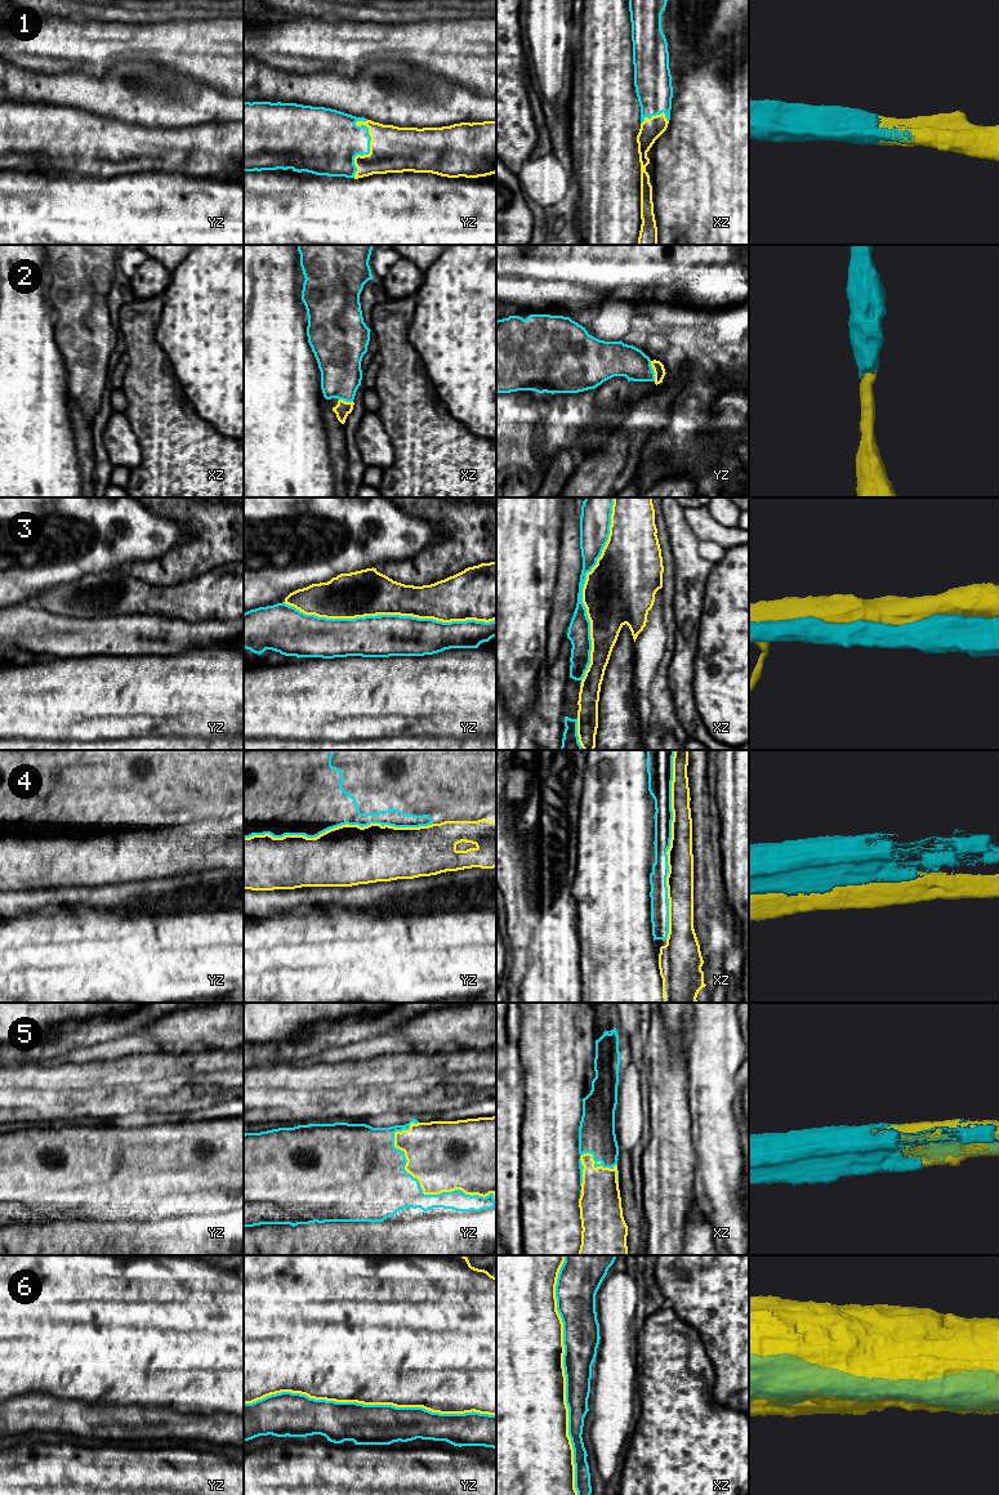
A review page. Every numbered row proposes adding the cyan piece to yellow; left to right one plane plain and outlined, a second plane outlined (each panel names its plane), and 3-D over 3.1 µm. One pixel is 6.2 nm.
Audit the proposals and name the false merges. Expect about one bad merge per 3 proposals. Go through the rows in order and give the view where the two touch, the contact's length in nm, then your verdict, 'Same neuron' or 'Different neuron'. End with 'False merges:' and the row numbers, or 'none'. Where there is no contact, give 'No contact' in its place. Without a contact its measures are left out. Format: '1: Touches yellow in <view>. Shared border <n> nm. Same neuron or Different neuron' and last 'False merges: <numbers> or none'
1: Touches yellow in yz. Shared border 380 nm. Same neuron
2: Touches yellow in yz. Shared border 130 nm. Same neuron
3: Touches yellow in yz. Shared border 1300 nm. Different neuron
4: Touches yellow in yz. Shared border 1200 nm. Different neuron
5: Touches yellow in yz. Shared border 800 nm. Same neuron
6: Touches yellow in yz. Shared border 1550 nm. Different neuron
False merges: 3, 4, 6

